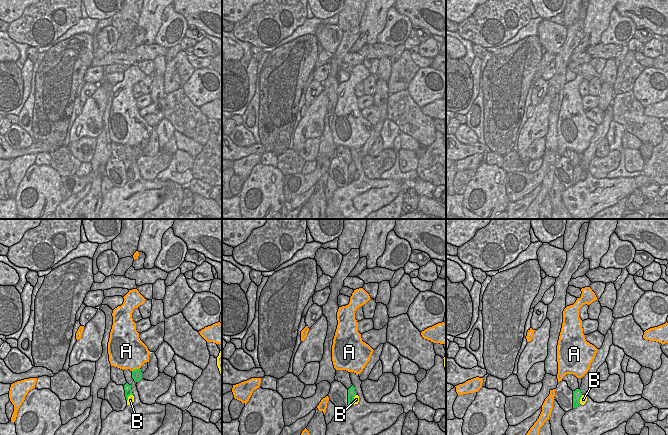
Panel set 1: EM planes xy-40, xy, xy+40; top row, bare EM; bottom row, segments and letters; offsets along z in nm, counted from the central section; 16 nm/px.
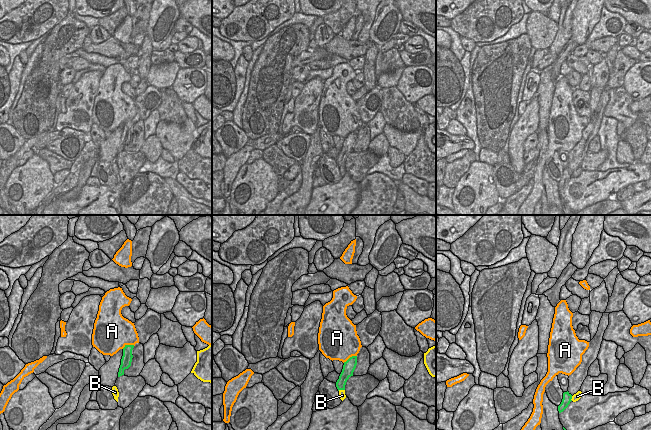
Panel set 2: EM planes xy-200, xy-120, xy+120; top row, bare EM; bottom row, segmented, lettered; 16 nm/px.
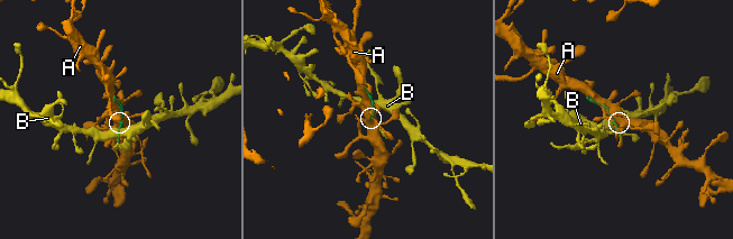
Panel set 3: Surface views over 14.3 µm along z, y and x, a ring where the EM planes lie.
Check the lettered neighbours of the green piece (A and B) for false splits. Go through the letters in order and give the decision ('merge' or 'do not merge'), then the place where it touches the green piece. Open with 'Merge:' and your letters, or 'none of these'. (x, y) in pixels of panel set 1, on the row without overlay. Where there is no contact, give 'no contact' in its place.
Merge: none of these
A: do not merge | xy-40 (136, 145)
B: do not merge | xy (353, 175)

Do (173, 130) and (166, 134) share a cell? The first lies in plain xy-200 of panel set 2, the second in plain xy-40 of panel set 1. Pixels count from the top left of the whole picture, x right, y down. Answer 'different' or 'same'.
different

